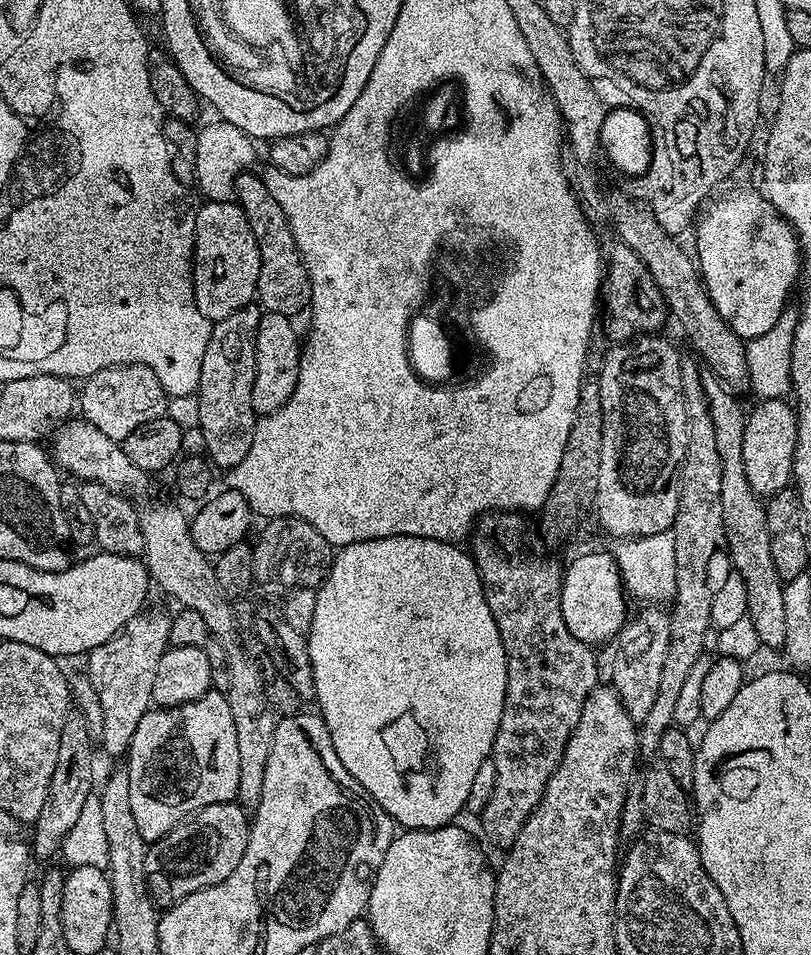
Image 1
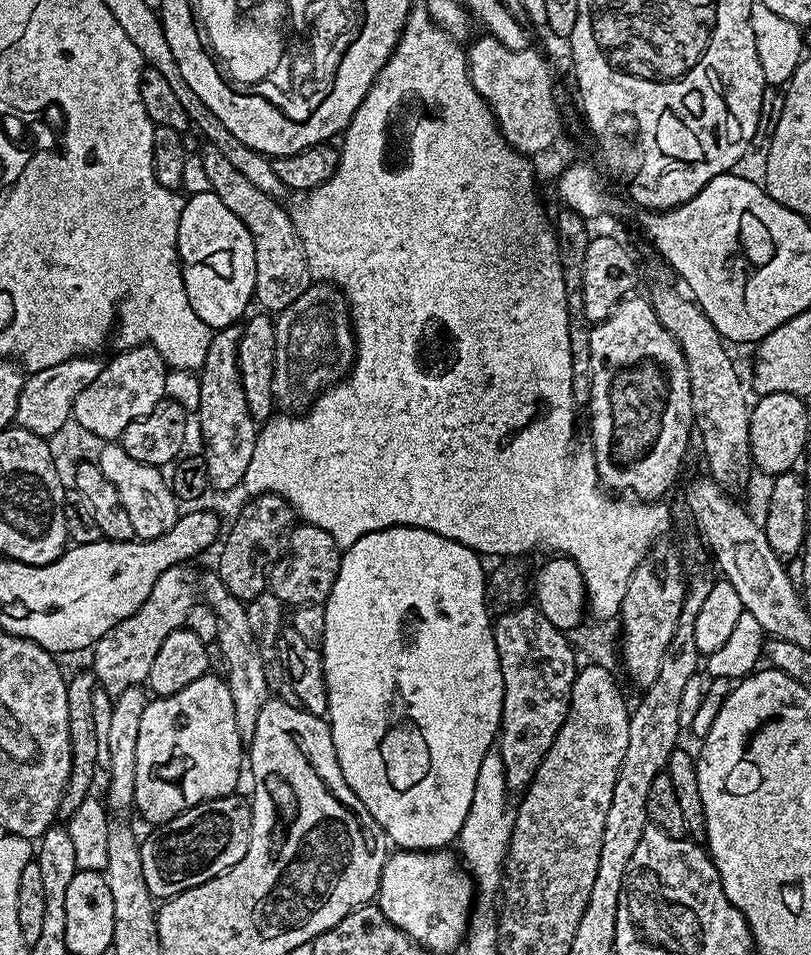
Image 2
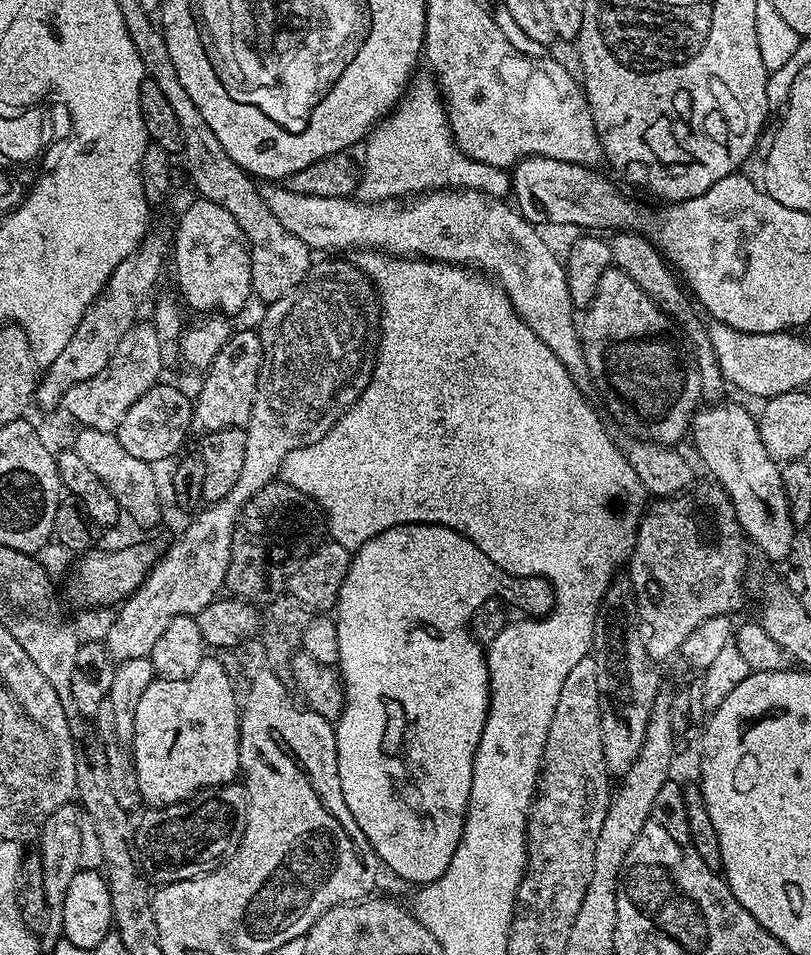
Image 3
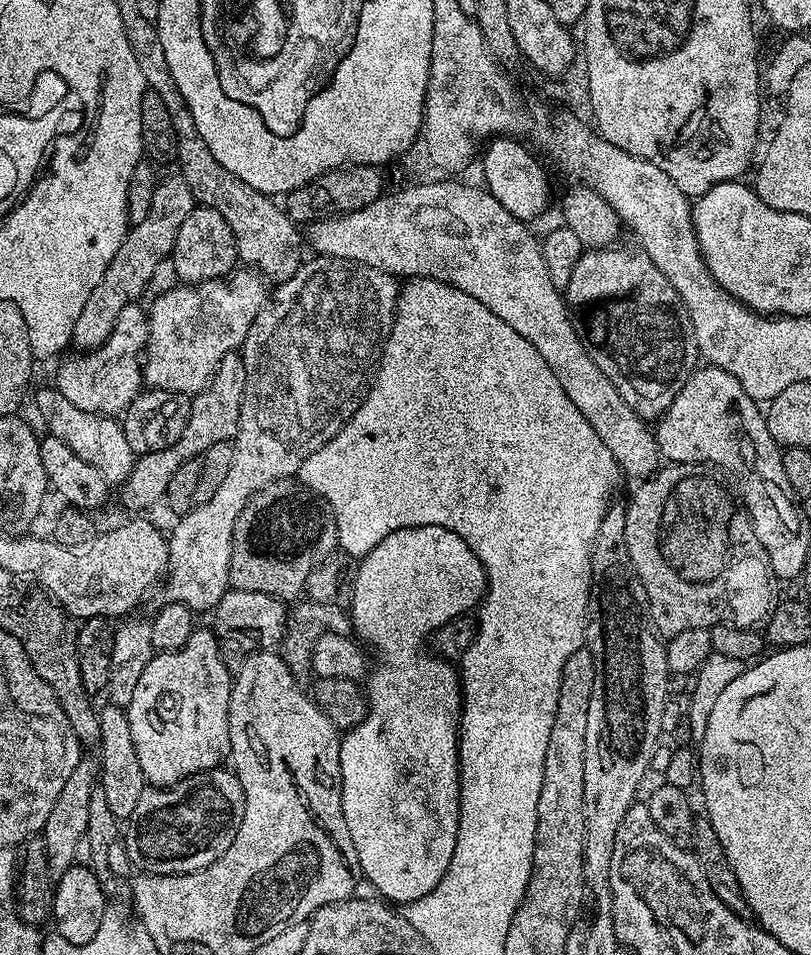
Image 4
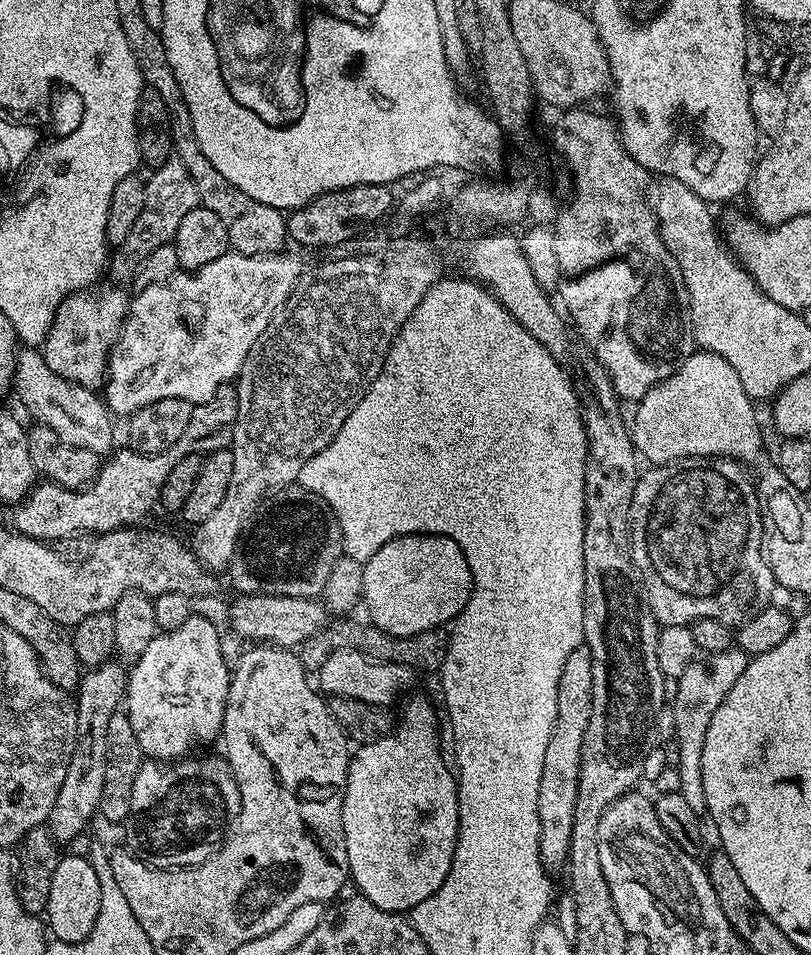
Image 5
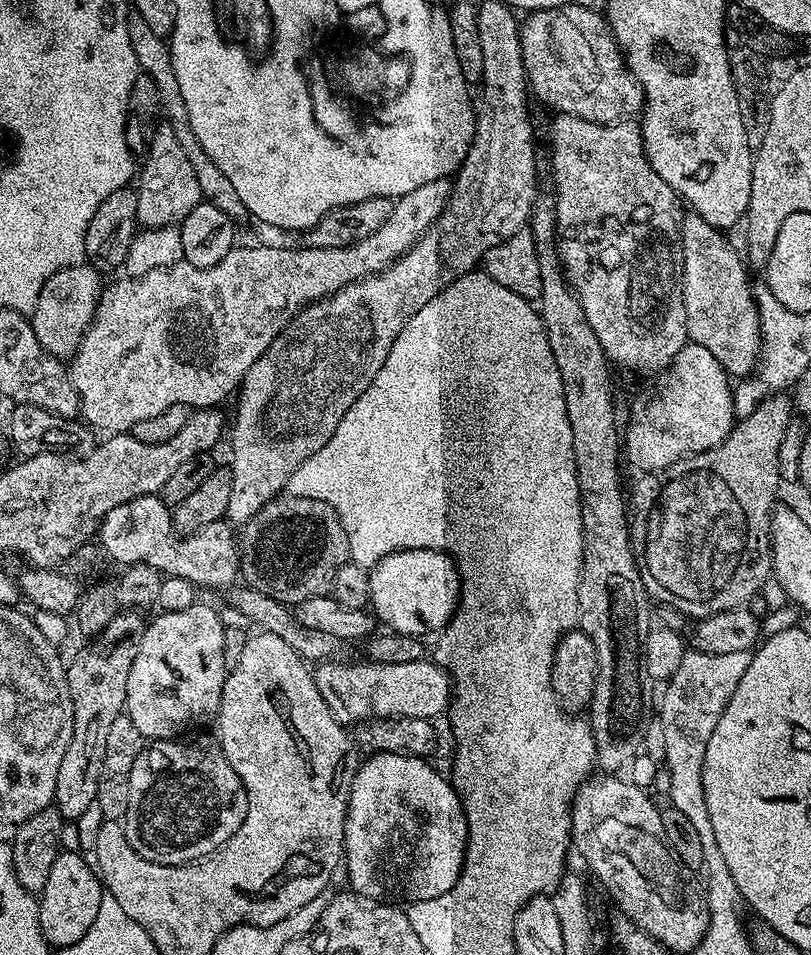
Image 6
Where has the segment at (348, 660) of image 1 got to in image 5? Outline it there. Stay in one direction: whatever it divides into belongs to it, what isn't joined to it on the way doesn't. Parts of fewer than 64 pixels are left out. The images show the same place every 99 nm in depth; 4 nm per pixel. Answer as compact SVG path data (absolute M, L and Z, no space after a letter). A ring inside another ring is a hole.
M399 536L386 542L386 546L382 546L374 558L363 561L363 565L362 604L365 609L368 607L367 619L382 631L397 631L396 592L400 592L400 608L404 611L402 632L405 636L440 628L455 620L472 593L472 575L466 554L462 554L458 542L445 536ZM396 568L400 568L401 576L396 576ZM416 696L404 708L404 717L391 732L376 740L361 743L348 761L348 788L344 791L342 826L346 842L348 874L355 891L365 896L378 910L411 913L418 902L430 898L446 874L456 849L460 829L460 793L451 767L444 765L440 753L440 732L436 729L436 712L432 704Z

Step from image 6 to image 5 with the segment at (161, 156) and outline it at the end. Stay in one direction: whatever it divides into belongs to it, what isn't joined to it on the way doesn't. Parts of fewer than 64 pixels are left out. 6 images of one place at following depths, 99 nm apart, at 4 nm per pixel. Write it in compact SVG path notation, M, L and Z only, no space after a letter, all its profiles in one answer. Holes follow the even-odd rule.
M169 158L155 169L151 177L147 177L144 189L146 202L142 206L142 214L138 214L138 222L130 230L126 242L122 242L111 253L110 272L116 276L135 277L144 260L163 244L172 244L176 238L178 226L182 226L182 218L190 214L200 204L198 190L194 186L194 178L190 178L190 170L178 158Z

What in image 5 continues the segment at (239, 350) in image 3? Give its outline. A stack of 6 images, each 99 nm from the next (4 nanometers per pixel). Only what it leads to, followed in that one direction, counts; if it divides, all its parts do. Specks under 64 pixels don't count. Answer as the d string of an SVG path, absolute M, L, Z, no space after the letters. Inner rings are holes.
M235 387L220 388L218 394L214 394L214 398L210 398L210 402L202 402L193 407L186 431L182 434L182 438L178 438L178 442L174 442L174 446L170 446L170 450L162 450L162 454L142 454L131 450L113 451L107 457L106 463L101 467L100 473L96 475L96 479L92 481L91 485L79 490L63 488L61 484L51 482L37 483L32 491L15 505L13 512L16 513L12 516L13 522L16 523L13 524L15 531L22 535L32 536L36 540L55 542L75 532L101 534L117 528L139 525L139 520L152 507L155 509L159 505L162 482L166 482L166 477L169 476L170 470L174 470L174 465L182 462L182 458L186 458L186 454L195 452L207 454L216 452L219 448L228 448L232 442L232 427L236 424L237 418L238 398Z

